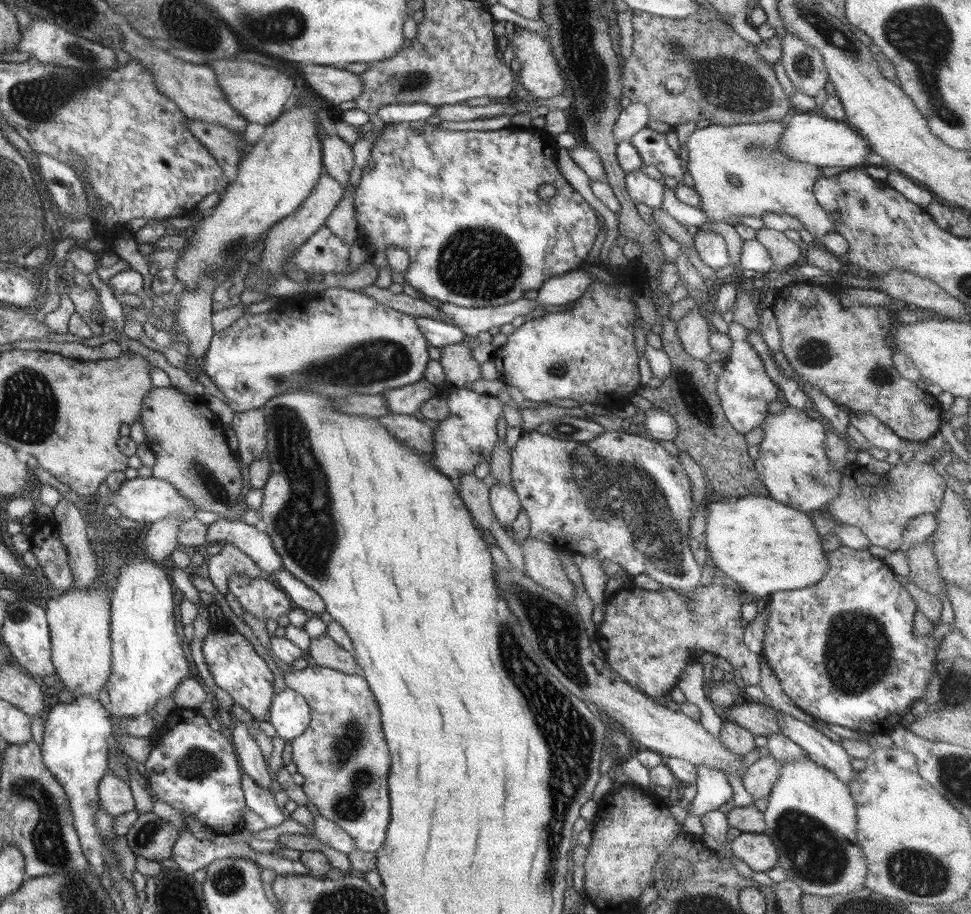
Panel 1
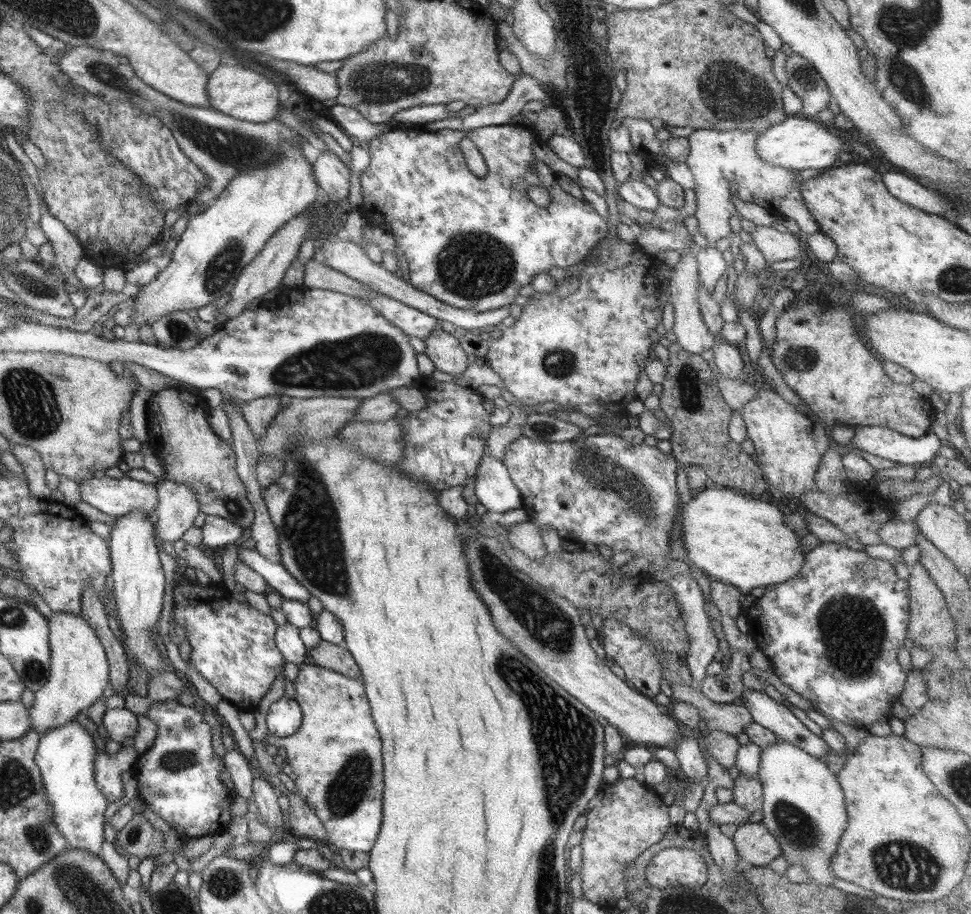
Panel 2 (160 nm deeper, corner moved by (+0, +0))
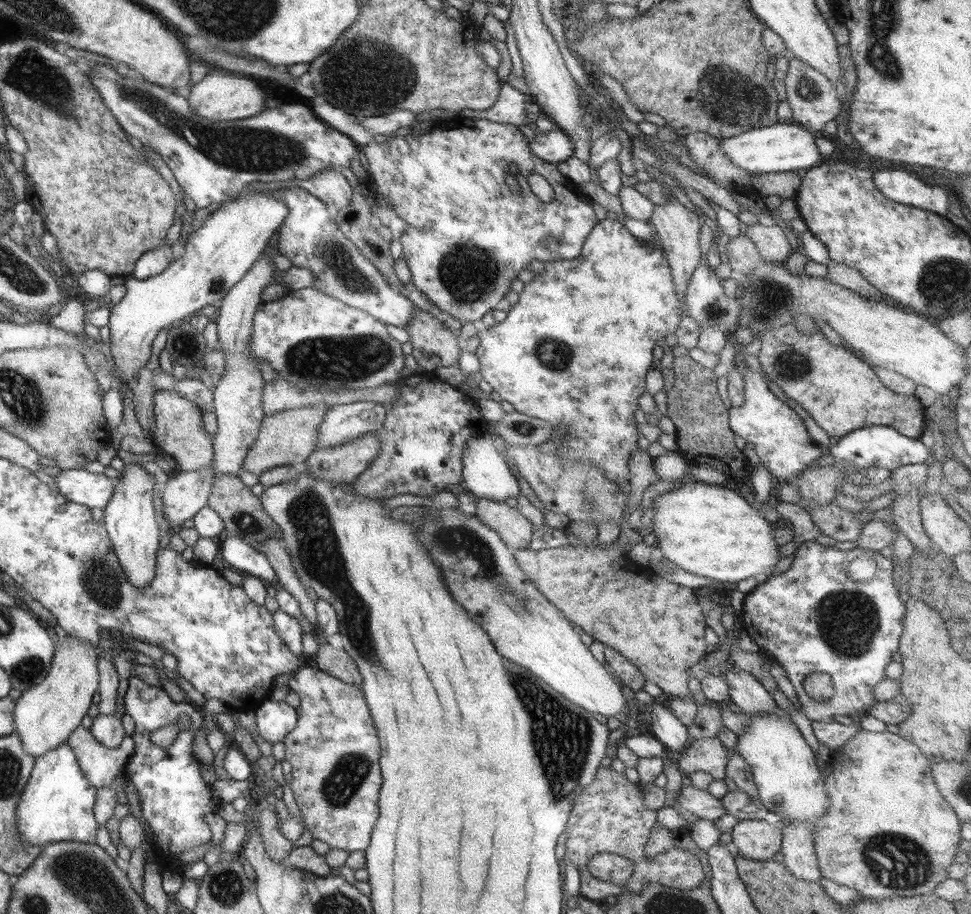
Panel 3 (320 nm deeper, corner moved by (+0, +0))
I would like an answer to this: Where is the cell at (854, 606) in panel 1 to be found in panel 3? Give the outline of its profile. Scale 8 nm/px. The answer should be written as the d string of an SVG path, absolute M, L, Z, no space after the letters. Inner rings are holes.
M808 541L807 543L799 543L797 550L794 553L794 560L790 564L790 568L778 576L768 577L764 582L758 584L753 589L748 589L744 602L741 608L741 620L742 628L748 632L748 634L759 644L761 648L761 653L766 653L772 656L778 663L780 663L786 674L793 684L796 690L796 696L798 702L800 702L801 711L806 718L812 721L828 721L835 714L840 714L842 716L851 716L853 712L862 712L865 714L876 704L876 699L874 698L874 686L878 684L881 680L887 678L884 674L884 669L890 662L892 662L892 654L899 649L901 645L901 634L903 633L903 618L906 612L905 604L900 600L900 595L898 589L895 588L893 582L894 579L894 566L892 565L892 560L880 555L878 551L861 549L860 547L852 550L838 550L834 547L827 547L826 545L821 545L815 541ZM854 560L866 560L866 562L874 562L876 564L876 571L868 580L854 580L850 578L850 564ZM814 672L826 673L832 677L832 682L834 682L835 693L832 700L819 701L812 698L803 687L803 680L808 676L808 674L814 674Z

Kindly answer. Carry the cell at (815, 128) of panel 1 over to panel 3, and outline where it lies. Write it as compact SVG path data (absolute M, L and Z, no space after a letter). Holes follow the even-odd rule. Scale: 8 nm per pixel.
M788 121L778 122L775 125L762 128L753 128L742 134L721 139L719 143L724 154L735 166L742 168L742 170L750 174L761 175L776 172L803 172L810 167L816 167L818 164L822 164L823 155L818 151L818 147L816 147L816 143L814 143L815 139L810 131L802 128L800 125L796 125L794 122Z

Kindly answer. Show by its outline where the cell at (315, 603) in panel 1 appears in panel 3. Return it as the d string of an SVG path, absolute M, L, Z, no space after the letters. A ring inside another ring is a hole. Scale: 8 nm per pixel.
M227 533L219 541L219 552L230 568L241 574L256 576L266 584L277 580L267 556L256 545L239 536Z

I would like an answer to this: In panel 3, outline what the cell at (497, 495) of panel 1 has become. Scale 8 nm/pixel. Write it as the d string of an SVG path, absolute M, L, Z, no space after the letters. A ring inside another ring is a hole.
M490 431L482 432L482 436L470 438L462 453L462 478L468 490L476 497L504 502L507 498L518 498L520 487L518 481L508 468L505 458L496 449L494 437Z

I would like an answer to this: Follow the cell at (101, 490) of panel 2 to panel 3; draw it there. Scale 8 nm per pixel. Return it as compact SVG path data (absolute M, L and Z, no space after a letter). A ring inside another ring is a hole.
M62 469L54 482L66 500L91 508L102 508L108 504L116 480L110 481L106 475L95 474L85 469Z

